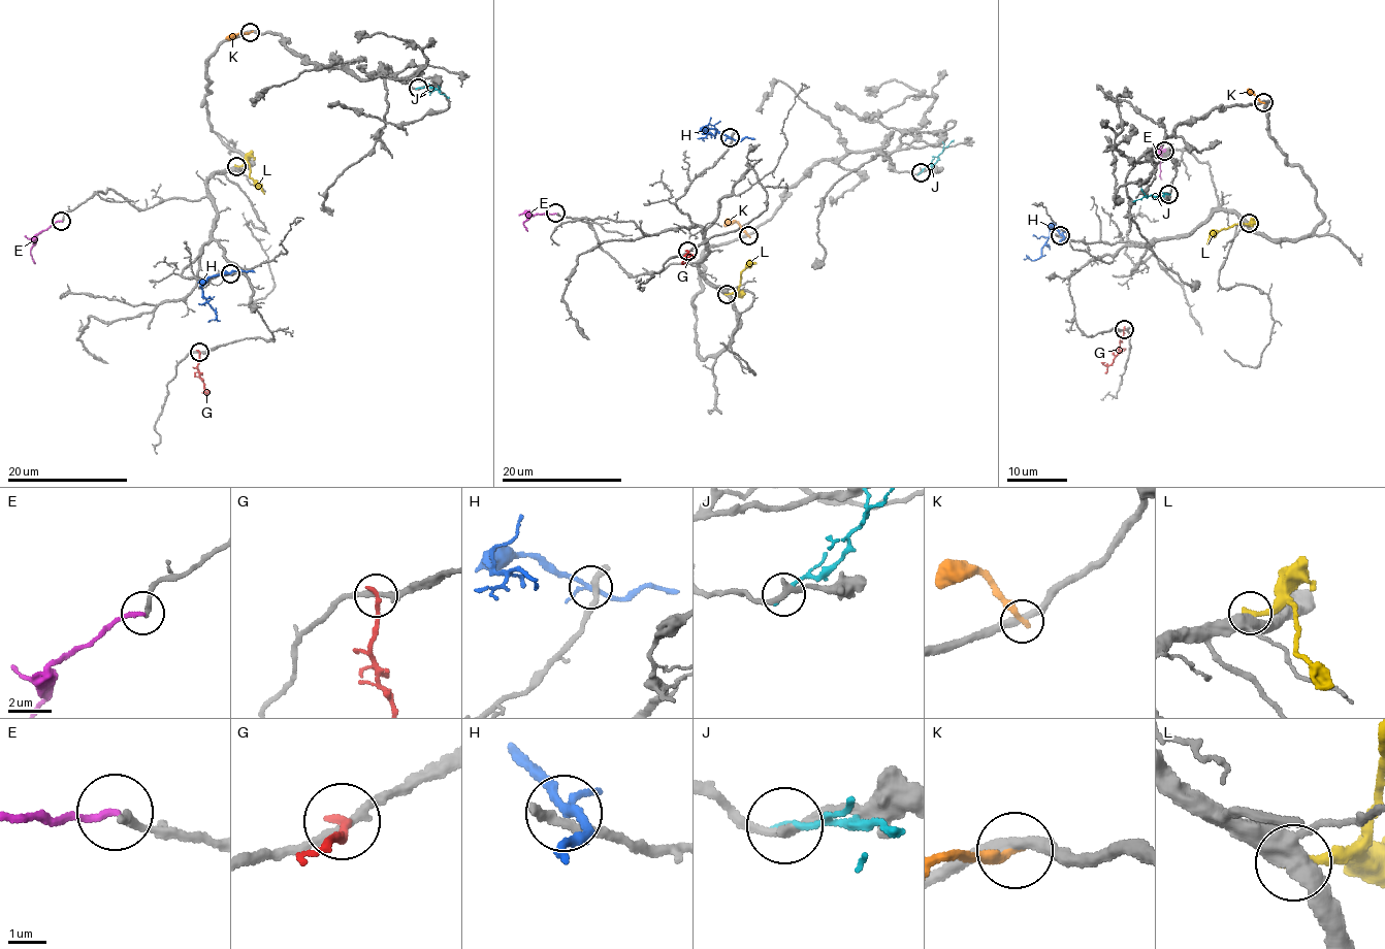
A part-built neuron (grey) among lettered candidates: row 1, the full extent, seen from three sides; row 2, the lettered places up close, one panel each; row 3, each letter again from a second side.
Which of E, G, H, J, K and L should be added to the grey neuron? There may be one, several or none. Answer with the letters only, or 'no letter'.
no letter

